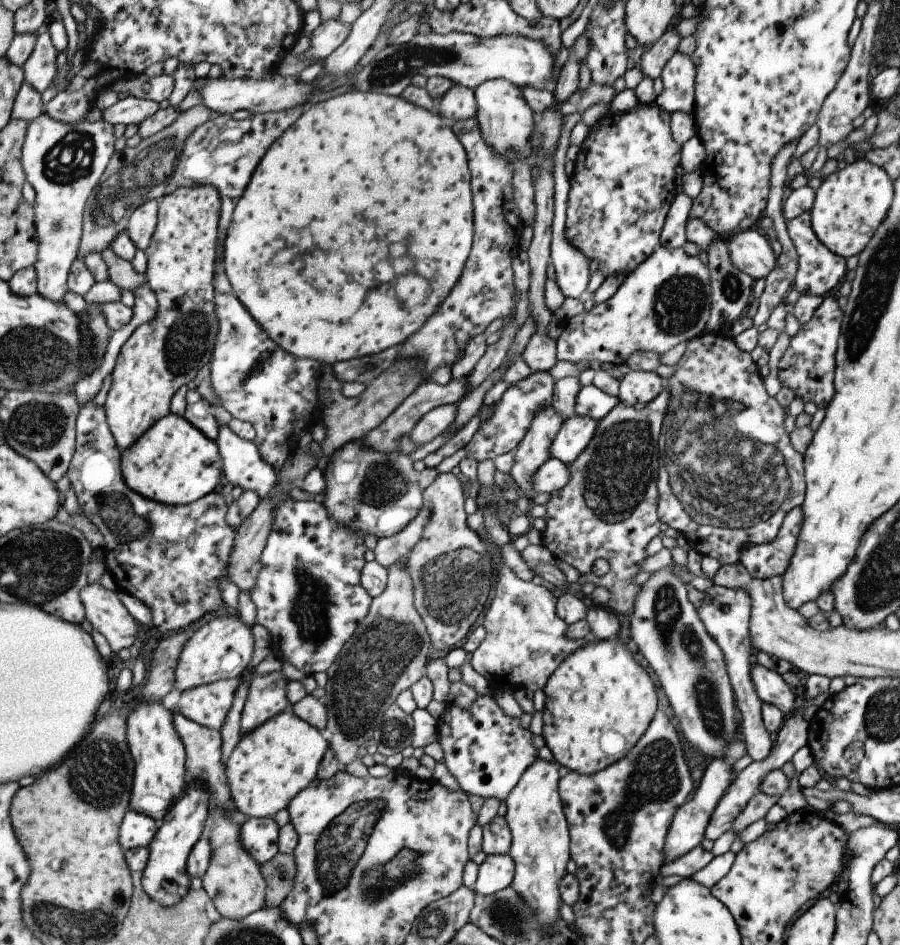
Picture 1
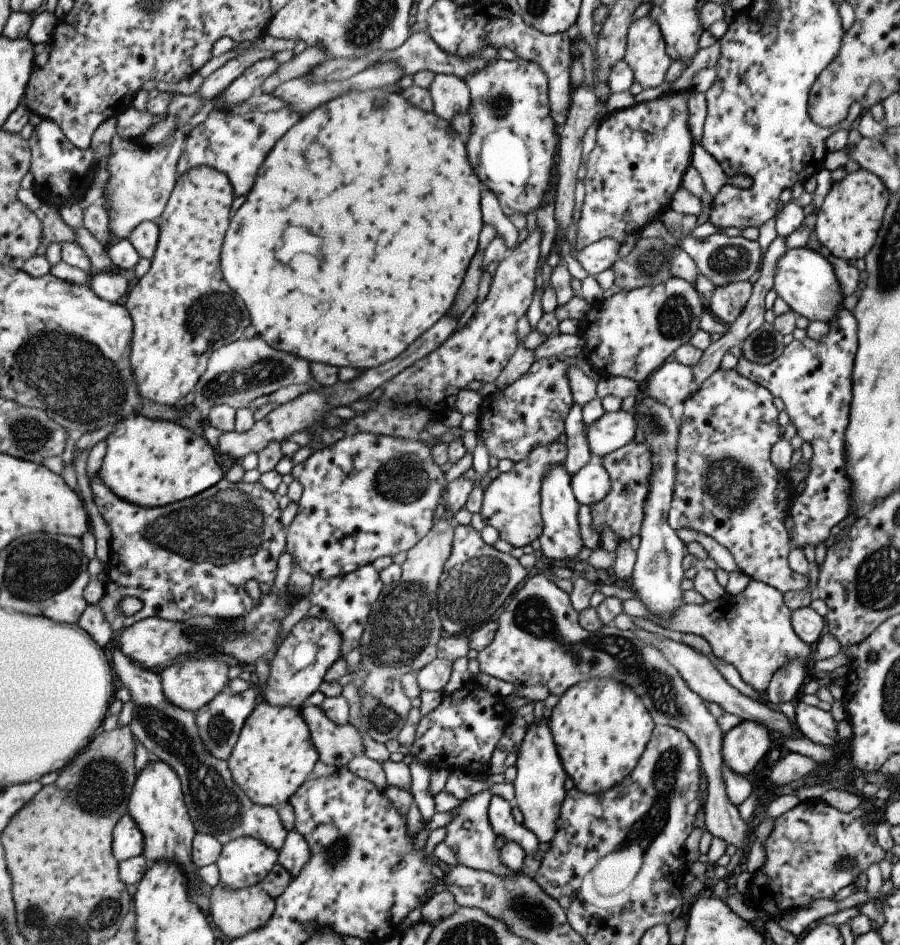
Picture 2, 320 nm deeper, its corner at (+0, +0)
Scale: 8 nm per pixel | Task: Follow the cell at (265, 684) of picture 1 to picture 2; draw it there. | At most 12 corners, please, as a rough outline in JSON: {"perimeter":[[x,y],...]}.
{"perimeter":[[303,617],[276,648],[261,700],[299,709],[340,657],[341,633]]}

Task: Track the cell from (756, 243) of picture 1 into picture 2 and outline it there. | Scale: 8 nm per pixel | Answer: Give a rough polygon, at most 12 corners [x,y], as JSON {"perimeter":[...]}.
{"perimeter":[[787,249],[772,289],[796,315],[827,323],[843,308],[832,264]]}

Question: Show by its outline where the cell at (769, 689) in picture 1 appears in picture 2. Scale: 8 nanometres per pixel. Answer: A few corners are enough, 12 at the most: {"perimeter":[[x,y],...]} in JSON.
{"perimeter":[[799,701],[794,722],[805,740],[836,744],[829,711]]}

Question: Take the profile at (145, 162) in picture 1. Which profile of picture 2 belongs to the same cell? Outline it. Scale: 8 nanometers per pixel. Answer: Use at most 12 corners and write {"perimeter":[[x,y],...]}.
{"perimeter":[[306,46],[280,64],[260,90],[272,93],[282,82],[303,77],[327,59],[318,46]]}

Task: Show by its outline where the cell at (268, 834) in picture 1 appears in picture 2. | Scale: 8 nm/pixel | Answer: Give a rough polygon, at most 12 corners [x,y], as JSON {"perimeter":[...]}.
{"perimeter":[[253,837],[222,845],[218,884],[234,891],[259,884],[277,853]]}

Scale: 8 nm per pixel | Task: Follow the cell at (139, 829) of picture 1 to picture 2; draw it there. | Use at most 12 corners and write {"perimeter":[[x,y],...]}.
{"perimeter":[[130,814],[117,823],[112,847],[121,863],[144,854],[144,833]]}

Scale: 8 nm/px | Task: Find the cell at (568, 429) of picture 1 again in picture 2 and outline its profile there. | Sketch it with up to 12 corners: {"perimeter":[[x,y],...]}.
{"perimeter":[[605,413],[585,426],[591,456],[616,451],[637,430],[634,414]]}

